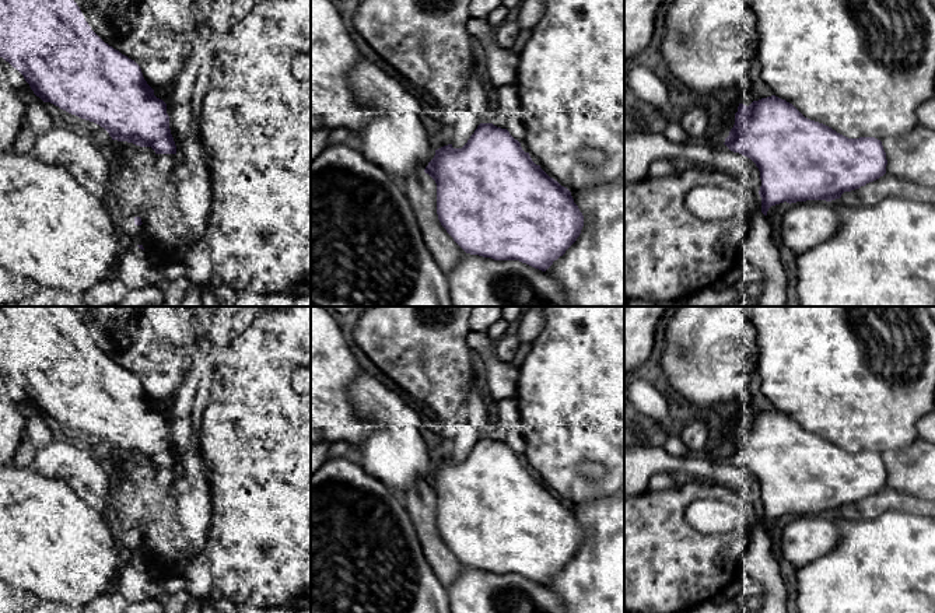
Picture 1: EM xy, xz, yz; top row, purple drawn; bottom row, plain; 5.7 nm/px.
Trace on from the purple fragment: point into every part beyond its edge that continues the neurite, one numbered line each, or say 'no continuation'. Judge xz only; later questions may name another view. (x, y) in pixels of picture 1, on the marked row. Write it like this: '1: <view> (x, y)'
no continuation

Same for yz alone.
no continuation

